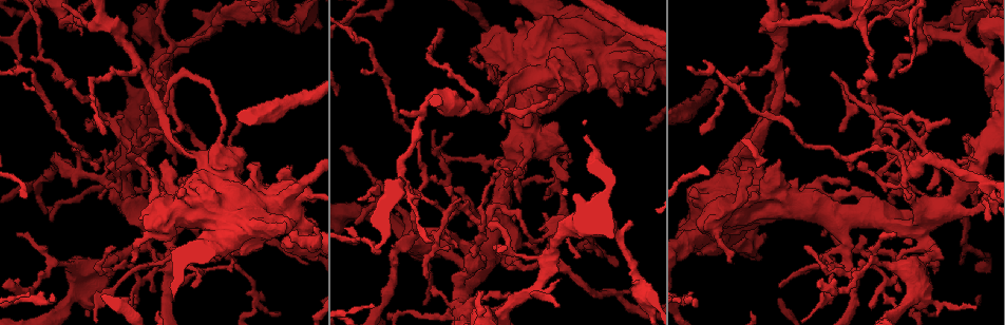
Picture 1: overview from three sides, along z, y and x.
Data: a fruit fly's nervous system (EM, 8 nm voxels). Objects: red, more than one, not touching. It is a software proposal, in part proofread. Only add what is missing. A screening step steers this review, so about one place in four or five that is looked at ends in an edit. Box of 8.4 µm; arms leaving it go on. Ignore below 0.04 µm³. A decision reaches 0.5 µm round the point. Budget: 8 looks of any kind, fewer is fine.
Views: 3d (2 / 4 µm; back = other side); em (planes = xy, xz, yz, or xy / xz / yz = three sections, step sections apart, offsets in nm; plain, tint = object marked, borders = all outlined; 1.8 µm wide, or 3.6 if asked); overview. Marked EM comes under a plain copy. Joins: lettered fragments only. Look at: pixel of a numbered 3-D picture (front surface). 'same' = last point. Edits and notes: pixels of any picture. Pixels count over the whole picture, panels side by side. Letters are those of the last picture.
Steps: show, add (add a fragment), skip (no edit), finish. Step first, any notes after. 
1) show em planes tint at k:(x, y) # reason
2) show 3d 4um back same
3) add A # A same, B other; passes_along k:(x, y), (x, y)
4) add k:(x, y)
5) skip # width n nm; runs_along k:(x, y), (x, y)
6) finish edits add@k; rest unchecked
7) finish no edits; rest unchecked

show 3d 4um at 1:(18, 232) # an open end

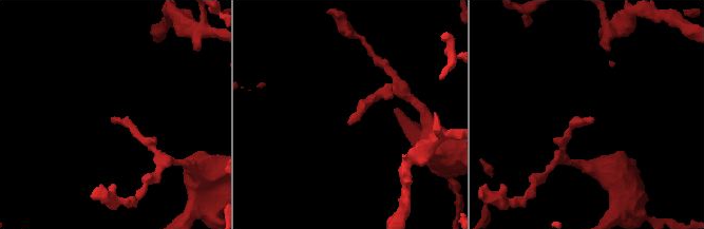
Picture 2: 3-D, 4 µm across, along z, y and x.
show em xz step 16 borders at 2:(111, 117)

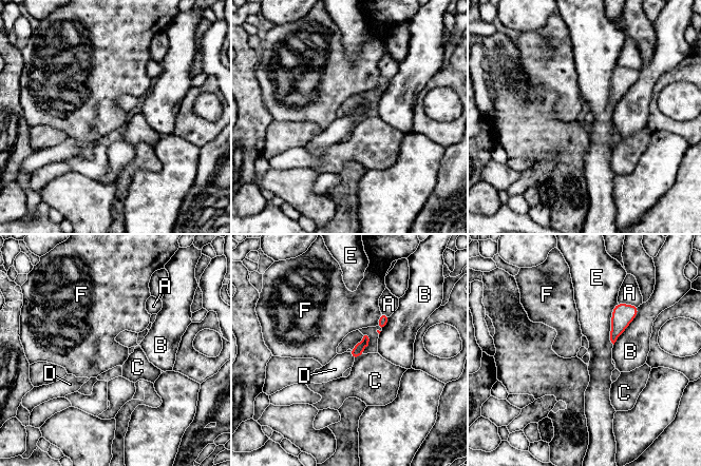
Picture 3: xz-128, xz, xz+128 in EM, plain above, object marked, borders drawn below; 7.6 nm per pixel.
add D # A other, B other, C other, D same, E other, F other; passes_along 3:(358, 350), (352, 356), (335, 369); it goes on there

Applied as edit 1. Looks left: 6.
show overview # see it whole again

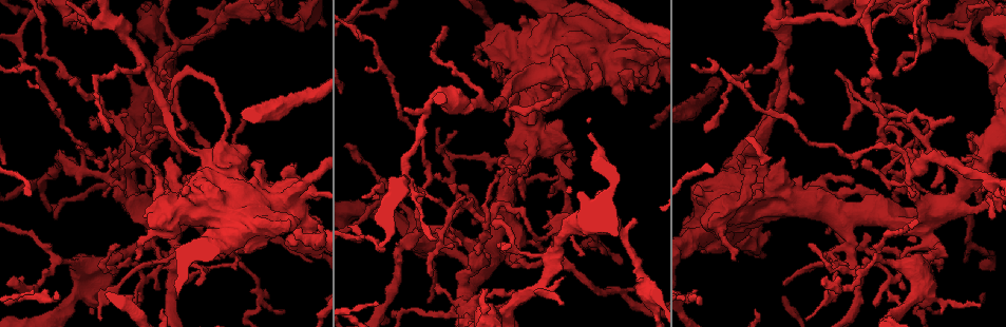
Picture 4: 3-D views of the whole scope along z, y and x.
show em xz step 4 borders at 4:(433, 275) # thin end

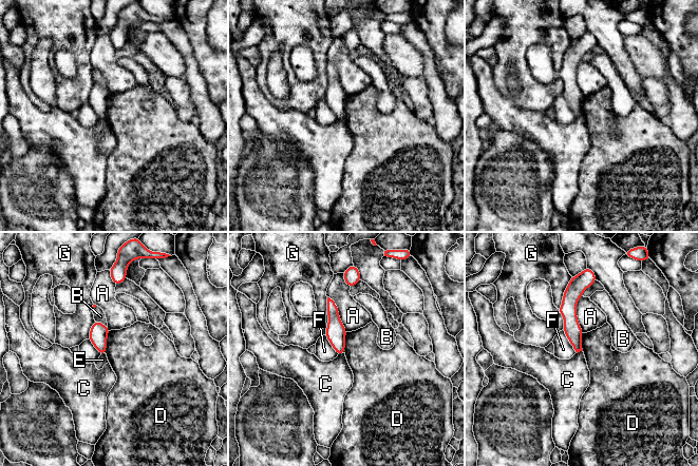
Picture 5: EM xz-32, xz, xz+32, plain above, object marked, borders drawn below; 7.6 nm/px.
show em planes borders same # cut it another way

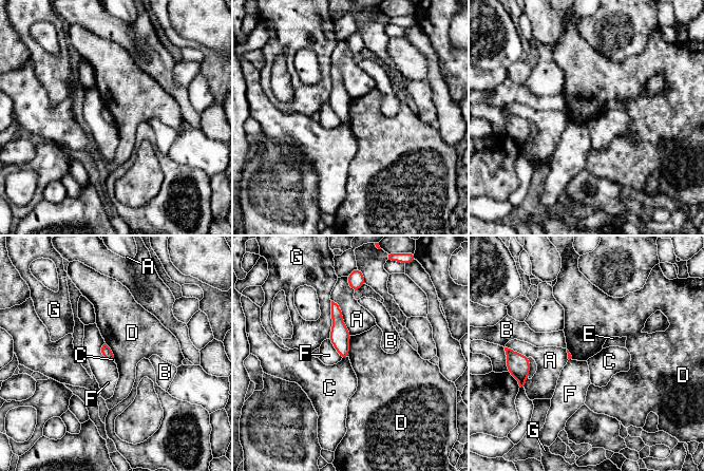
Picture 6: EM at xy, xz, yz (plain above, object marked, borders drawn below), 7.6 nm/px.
skip # A other, B other, C other, D other, E other, F other, G other; none of them fits

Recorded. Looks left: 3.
show em 3.6um xy step 8 tint at 4:(628, 47)

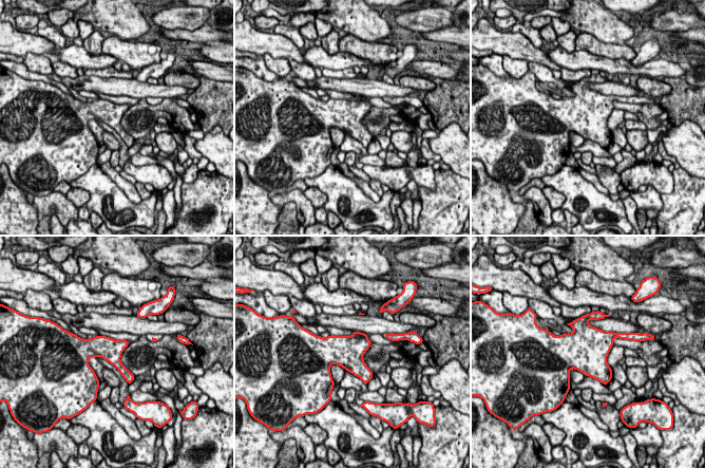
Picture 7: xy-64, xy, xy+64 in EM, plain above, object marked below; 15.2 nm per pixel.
show em 3.6um yz step 4 borders same

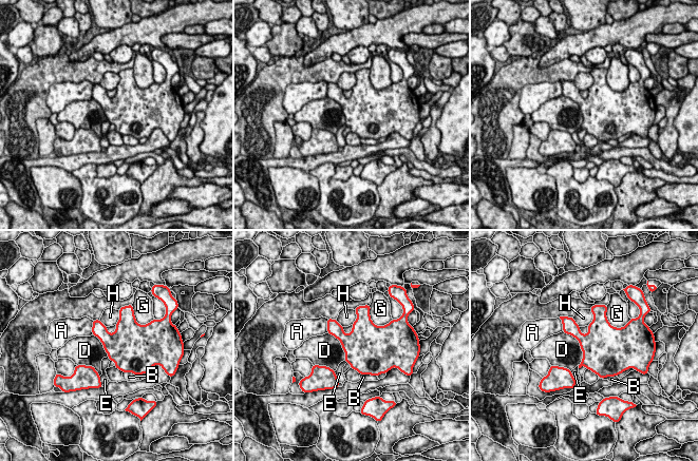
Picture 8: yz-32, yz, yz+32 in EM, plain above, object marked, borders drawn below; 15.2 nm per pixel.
skip # width 500 nm; A other, B other, D other, E other, G other, H other; border 8:(562, 331), (578, 341), (579, 365); none of them fits

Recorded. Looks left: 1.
finish edits add@3; rest unchecked

